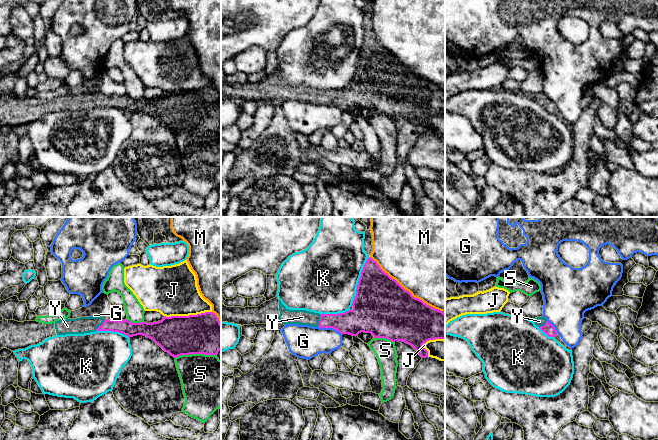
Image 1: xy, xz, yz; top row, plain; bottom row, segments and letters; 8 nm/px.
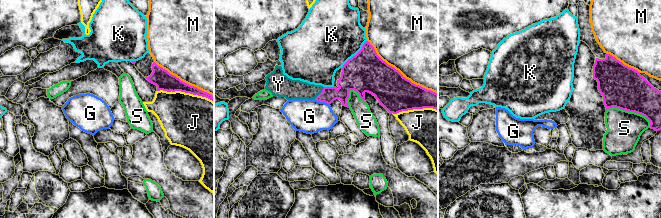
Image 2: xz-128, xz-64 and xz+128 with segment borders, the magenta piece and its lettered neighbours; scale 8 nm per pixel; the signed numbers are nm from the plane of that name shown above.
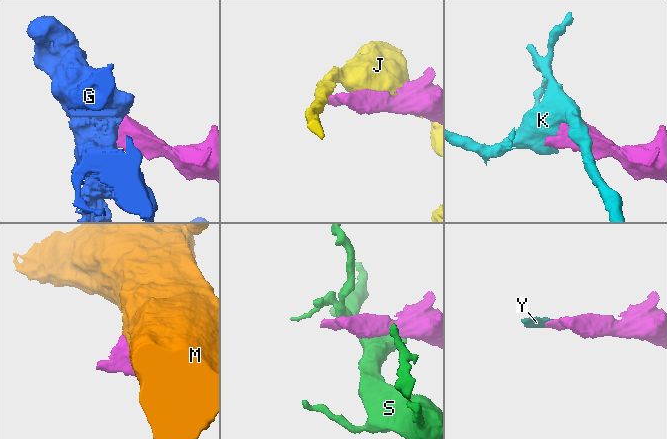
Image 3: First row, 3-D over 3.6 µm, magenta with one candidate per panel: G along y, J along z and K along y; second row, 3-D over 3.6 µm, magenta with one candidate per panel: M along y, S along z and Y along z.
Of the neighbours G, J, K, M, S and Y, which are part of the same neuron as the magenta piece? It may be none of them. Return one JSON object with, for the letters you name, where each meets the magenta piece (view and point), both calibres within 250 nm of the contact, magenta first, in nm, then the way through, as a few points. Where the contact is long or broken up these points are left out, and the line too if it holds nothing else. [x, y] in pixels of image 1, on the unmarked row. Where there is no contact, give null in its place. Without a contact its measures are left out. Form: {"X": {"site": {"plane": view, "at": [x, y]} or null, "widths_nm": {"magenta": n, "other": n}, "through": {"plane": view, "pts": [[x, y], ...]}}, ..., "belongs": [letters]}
{"Y": {"site": {"plane": "xy", "at": [101, 101]}, "widths_nm": {"magenta": 120, "other": 130}, "through": {"plane": "xy", "pts": [[130, 105], [125, 102], [101, 101], [81, 101]]}}, "belongs": ["Y"]}

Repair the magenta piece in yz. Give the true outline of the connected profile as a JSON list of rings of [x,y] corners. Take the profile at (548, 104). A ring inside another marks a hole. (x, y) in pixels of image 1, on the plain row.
[[[543,92],[533,95],[533,98],[549,113],[555,113],[558,110],[553,101],[550,100]]]

